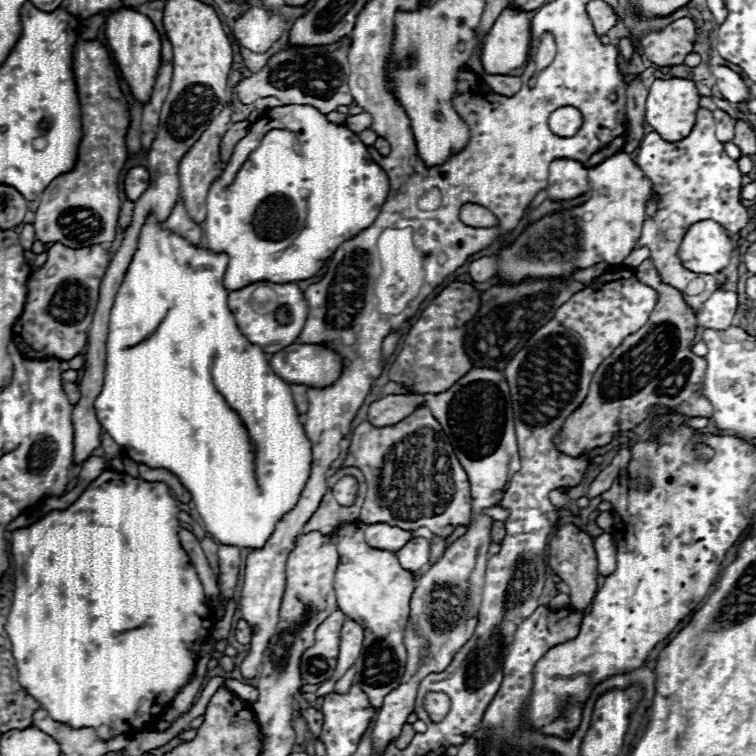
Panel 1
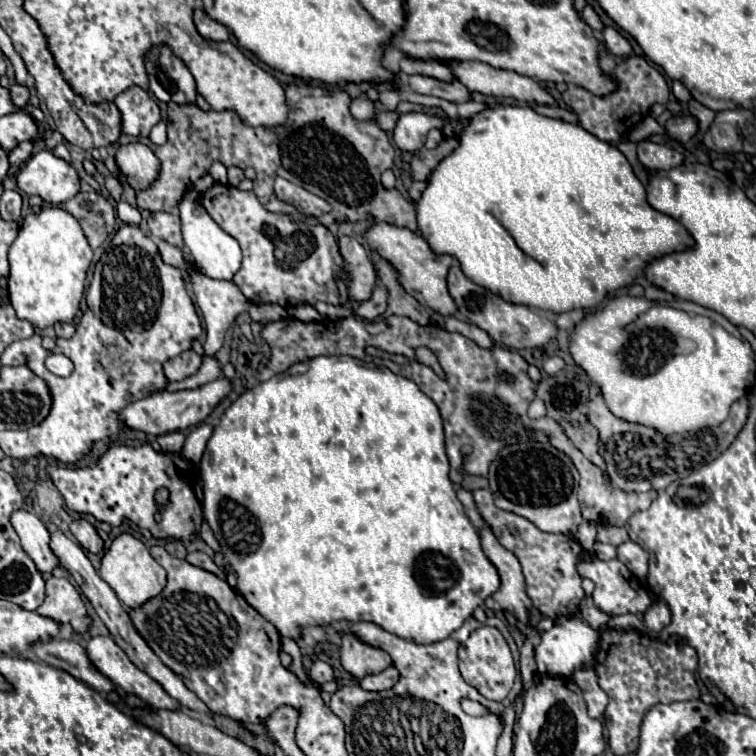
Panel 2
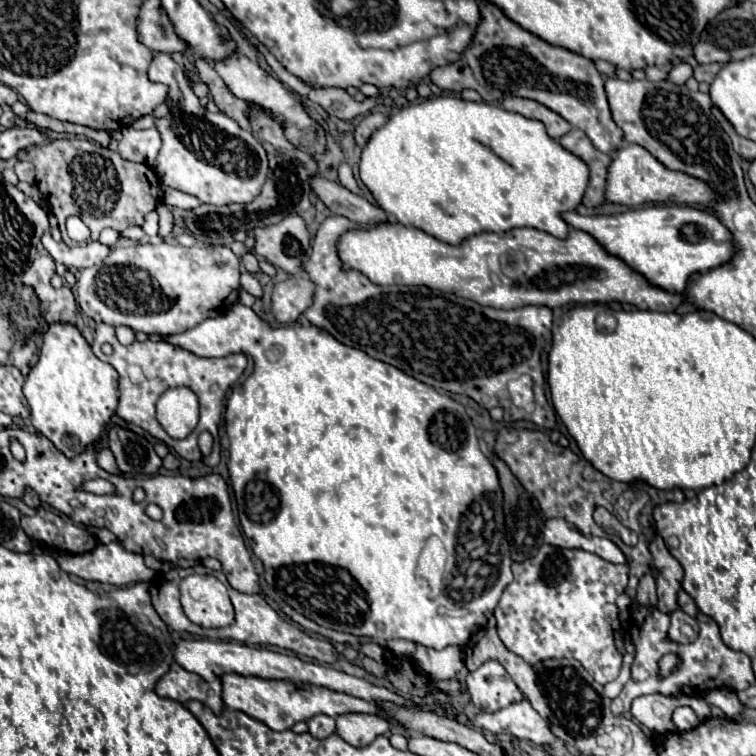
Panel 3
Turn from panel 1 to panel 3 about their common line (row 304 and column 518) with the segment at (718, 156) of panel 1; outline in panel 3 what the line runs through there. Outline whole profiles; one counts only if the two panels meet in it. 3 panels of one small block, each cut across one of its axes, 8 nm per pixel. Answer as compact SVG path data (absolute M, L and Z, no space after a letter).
M486 662L476 672L470 672L466 688L474 706L482 712L498 712L500 708L524 698L508 672L496 662Z

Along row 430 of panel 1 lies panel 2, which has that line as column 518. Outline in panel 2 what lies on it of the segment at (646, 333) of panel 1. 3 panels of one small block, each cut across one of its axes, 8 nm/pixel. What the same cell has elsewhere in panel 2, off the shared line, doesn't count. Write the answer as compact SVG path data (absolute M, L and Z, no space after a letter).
M484 524L478 534L480 534L480 542L482 542L482 548L484 548L484 554L498 568L498 574L500 574L500 580L502 580L498 592L494 592L486 600L486 608L492 608L496 612L498 610L510 610L510 612L514 612L516 618L518 618L520 630L524 634L530 634L528 620L520 618L520 614L528 614L532 610L532 600L526 594L526 586L524 586L524 576L522 576L520 562L516 560L516 556L510 550L506 550L496 540L496 536L488 528L488 524Z

